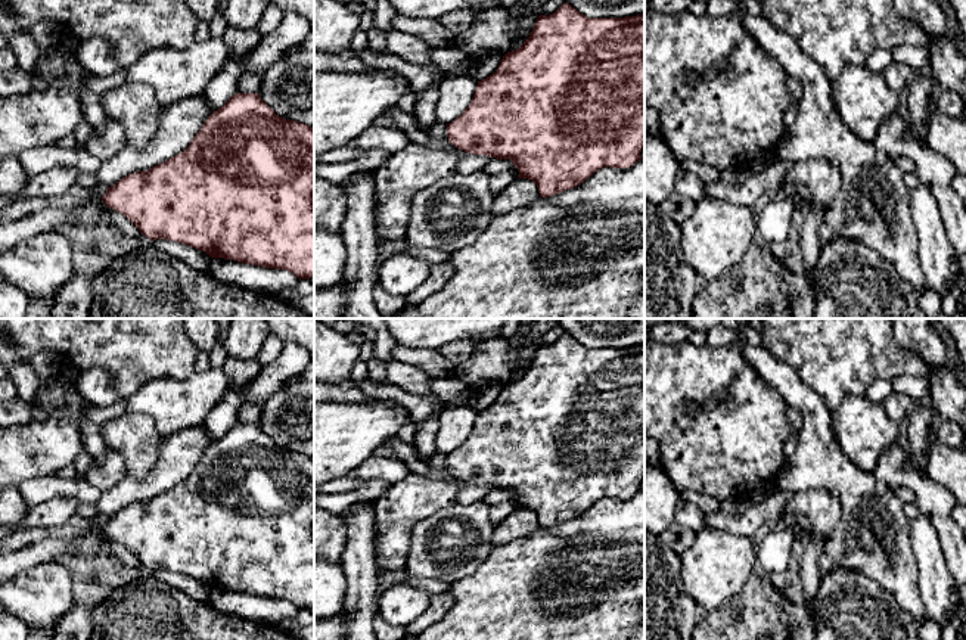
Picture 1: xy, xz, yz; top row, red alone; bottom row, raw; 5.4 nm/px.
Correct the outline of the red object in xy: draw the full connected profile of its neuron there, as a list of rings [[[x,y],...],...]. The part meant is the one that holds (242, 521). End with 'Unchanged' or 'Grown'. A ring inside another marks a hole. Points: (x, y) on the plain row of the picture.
[[[236,423],[214,441],[189,478],[146,501],[122,507],[106,519],[105,535],[124,544],[152,572],[174,571],[211,588],[288,600],[298,609],[314,606],[314,459],[286,450],[258,423]]]. Unchanged

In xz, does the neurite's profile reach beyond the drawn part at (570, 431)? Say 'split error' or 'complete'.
complete

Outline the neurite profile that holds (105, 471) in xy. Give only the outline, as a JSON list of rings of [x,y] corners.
[[[109,447],[106,454],[93,457],[84,479],[97,490],[106,491],[118,484],[127,473],[124,457]]]

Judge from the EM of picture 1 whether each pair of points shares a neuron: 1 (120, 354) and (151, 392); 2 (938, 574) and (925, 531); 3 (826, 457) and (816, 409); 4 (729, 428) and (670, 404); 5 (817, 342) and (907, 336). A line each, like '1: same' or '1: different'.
1: different
2: same
3: same
4: same
5: different

